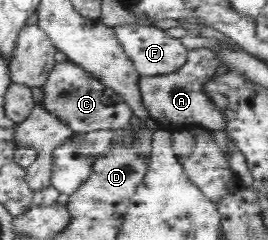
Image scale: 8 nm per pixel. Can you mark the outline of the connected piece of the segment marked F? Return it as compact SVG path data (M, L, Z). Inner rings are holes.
M153 24L148 26L125 25L115 28L117 39L120 40L124 51L129 55L141 77L171 73L181 68L187 60L188 50L184 47L182 40L172 38L167 31L155 27Z

